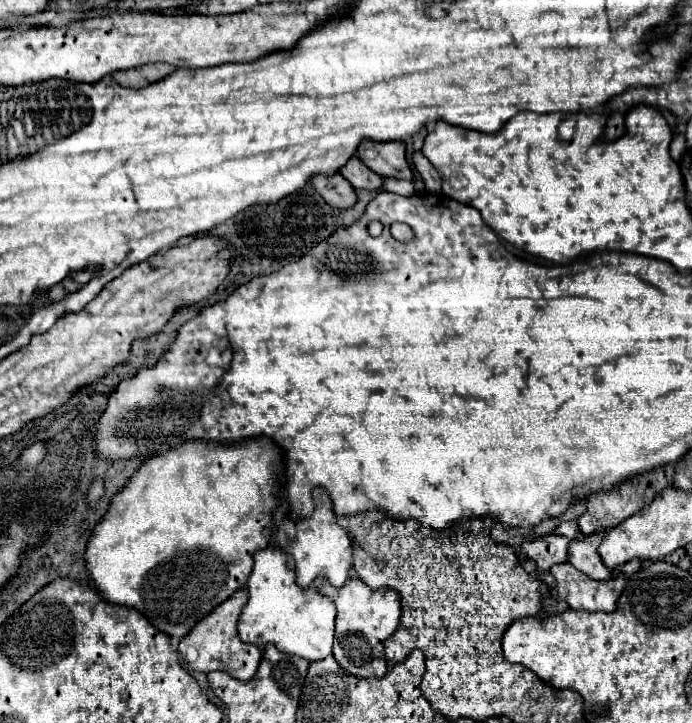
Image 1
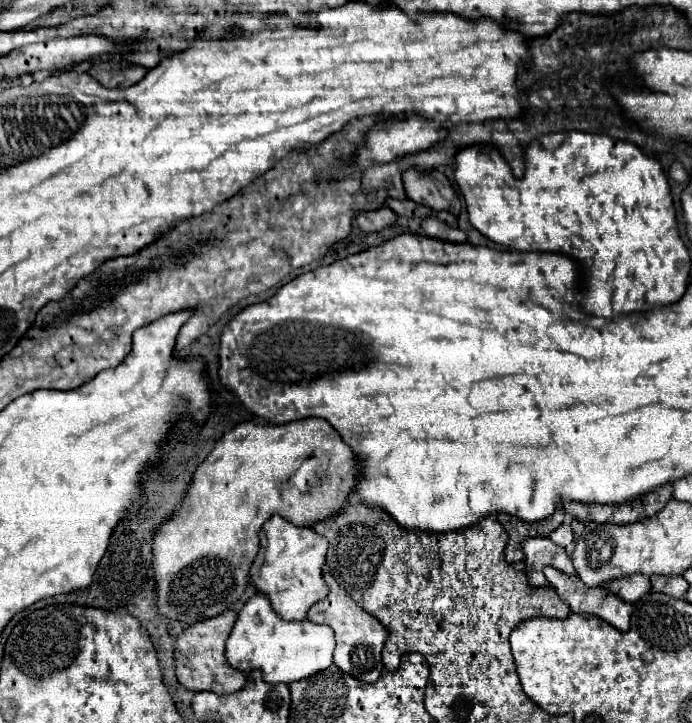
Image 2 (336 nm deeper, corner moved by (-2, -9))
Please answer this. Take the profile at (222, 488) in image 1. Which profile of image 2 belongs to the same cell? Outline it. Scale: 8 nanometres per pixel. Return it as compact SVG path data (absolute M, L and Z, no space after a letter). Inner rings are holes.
M310 417L310 419L300 419L300 421L292 421L286 425L270 425L270 423L256 423L256 421L244 421L240 425L236 425L234 429L226 431L214 445L214 449L210 451L210 455L198 465L198 469L194 471L192 483L186 489L186 495L182 499L182 505L178 511L174 511L166 521L162 521L156 527L156 533L152 537L152 567L154 567L154 581L156 581L156 609L162 617L168 617L172 621L180 621L184 625L192 625L210 617L216 617L220 613L224 613L230 605L234 605L246 591L248 585L248 573L250 573L250 565L254 563L254 557L258 553L258 533L262 529L262 525L274 515L282 515L285 519L298 526L314 526L320 519L326 519L330 515L334 515L338 509L342 509L348 501L348 495L352 493L352 487L356 483L358 477L358 461L352 453L352 449L340 439L340 435L334 431L332 425L328 425L322 419Z

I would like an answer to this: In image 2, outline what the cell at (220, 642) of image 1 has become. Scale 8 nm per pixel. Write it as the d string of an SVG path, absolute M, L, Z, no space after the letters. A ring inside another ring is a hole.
M224 611L212 619L194 623L178 637L176 647L174 647L176 677L186 689L228 695L228 693L236 693L244 687L246 675L240 669L234 669L232 665L228 665L228 659L224 655L224 643L228 639L236 619L238 619L238 615L234 611Z

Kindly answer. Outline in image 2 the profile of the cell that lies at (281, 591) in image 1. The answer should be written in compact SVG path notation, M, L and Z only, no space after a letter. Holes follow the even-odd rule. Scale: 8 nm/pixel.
M256 593L238 613L238 621L226 641L228 663L240 671L262 669L268 683L292 683L306 679L332 665L334 631L328 625L318 625L308 619L284 621L264 593Z

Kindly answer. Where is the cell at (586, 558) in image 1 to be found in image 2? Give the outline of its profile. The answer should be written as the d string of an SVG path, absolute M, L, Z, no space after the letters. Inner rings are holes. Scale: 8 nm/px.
M636 573L636 575L628 575L628 577L608 581L602 587L612 591L614 595L620 595L620 599L624 599L628 603L636 603L644 593L650 591L650 579L646 575Z

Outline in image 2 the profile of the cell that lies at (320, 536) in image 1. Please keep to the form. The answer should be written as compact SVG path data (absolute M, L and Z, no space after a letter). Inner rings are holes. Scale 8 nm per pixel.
M272 515L260 531L260 551L252 563L250 579L258 591L272 599L276 613L286 619L304 619L308 609L328 597L328 585L322 579L322 567L326 563L328 539L318 535L314 527L298 527L280 515Z

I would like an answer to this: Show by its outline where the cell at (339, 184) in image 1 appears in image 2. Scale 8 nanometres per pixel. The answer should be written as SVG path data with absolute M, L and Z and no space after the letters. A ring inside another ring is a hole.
M378 207L378 209L372 209L372 211L364 211L364 213L358 213L356 215L356 223L362 231L366 233L372 233L372 231L380 231L388 225L392 225L396 221L396 213L388 207Z

